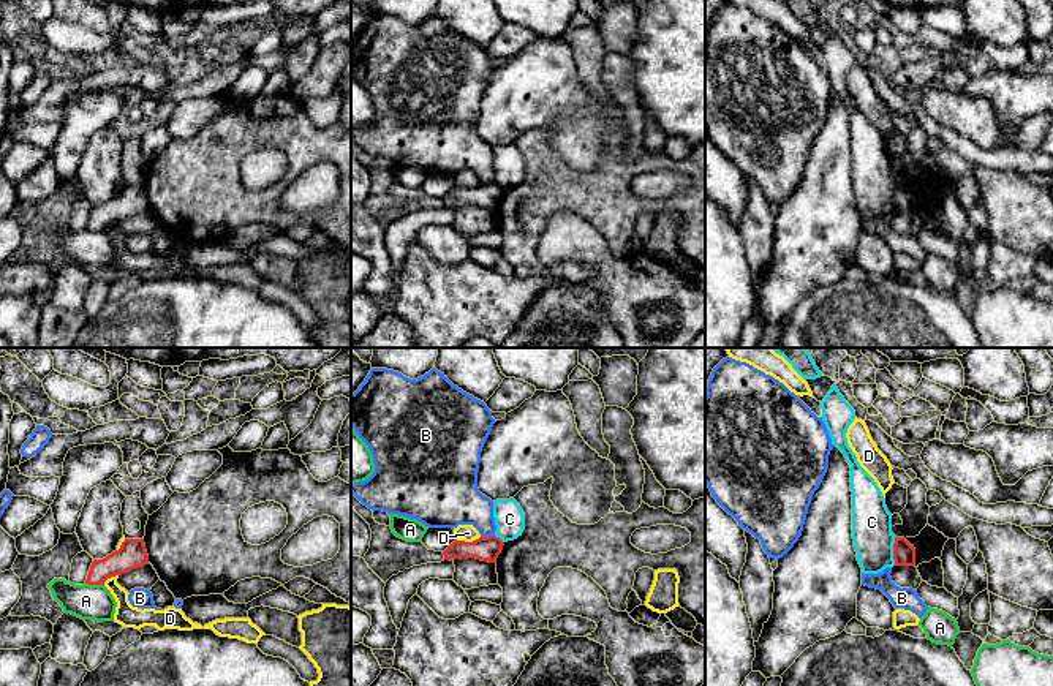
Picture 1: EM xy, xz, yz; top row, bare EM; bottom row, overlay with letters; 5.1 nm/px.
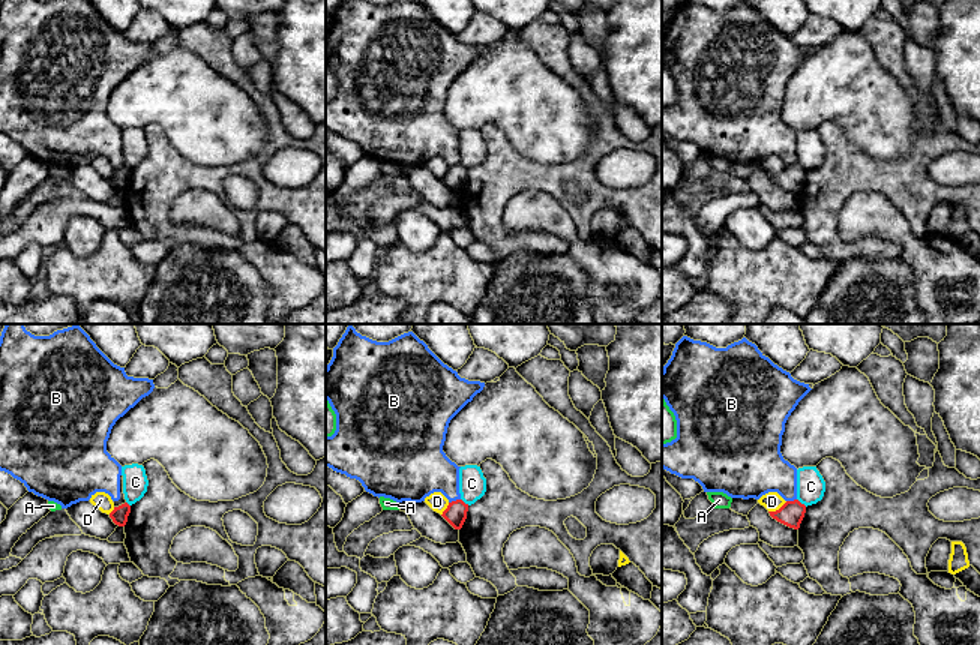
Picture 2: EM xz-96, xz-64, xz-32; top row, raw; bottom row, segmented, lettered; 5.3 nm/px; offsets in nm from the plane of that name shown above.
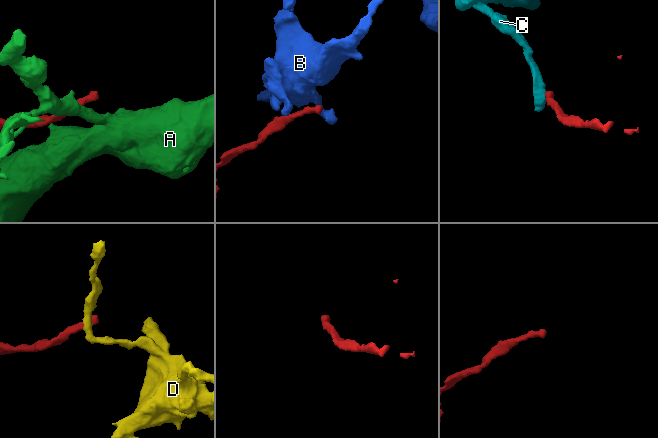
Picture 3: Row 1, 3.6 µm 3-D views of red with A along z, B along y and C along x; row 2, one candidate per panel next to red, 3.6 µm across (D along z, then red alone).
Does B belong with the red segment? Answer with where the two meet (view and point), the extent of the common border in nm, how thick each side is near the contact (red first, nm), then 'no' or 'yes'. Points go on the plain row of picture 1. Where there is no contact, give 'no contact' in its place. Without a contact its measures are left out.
xz (489, 182) | 70 nm | 130/260 nm | no

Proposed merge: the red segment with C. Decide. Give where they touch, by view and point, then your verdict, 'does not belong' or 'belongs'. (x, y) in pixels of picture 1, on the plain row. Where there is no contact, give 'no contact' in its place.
contact yz (894, 198); does not belong

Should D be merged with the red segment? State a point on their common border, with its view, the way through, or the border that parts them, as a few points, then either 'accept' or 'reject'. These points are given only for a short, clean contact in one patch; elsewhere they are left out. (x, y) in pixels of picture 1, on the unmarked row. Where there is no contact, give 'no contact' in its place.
contact xz (468, 188); border xz (481, 182), (471, 187), (456, 185); reject

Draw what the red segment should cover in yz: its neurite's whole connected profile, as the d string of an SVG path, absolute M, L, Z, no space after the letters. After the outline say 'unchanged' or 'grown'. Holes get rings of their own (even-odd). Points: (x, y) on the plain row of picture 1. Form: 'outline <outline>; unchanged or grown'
outline M895 183L893 190L895 212L915 212L915 194L904 183Z; unchanged

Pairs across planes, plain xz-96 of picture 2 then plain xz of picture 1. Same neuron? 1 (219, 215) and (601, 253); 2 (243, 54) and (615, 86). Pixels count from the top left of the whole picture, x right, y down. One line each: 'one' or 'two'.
1: one
2: one

